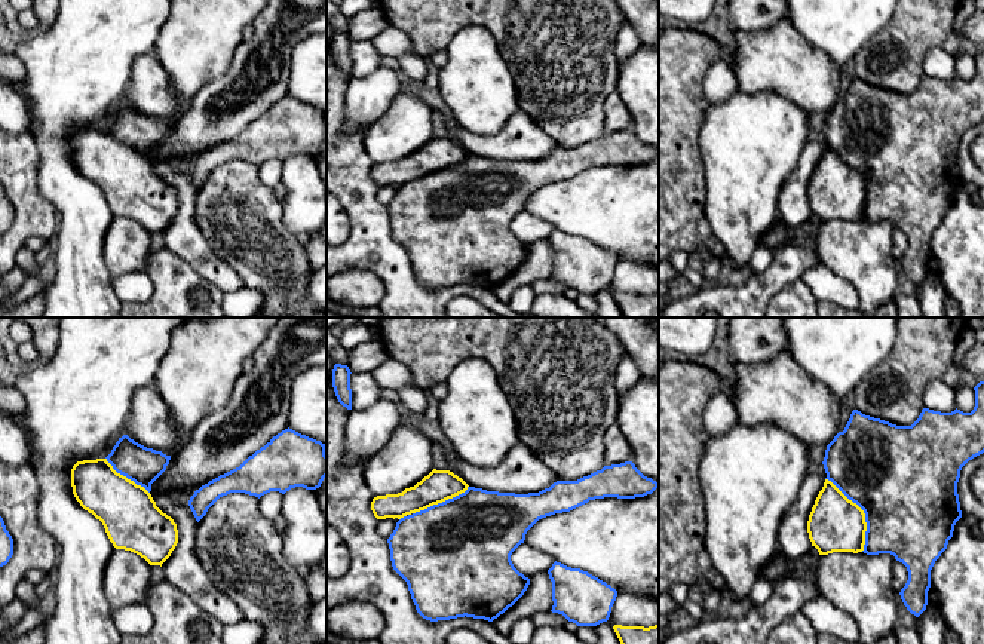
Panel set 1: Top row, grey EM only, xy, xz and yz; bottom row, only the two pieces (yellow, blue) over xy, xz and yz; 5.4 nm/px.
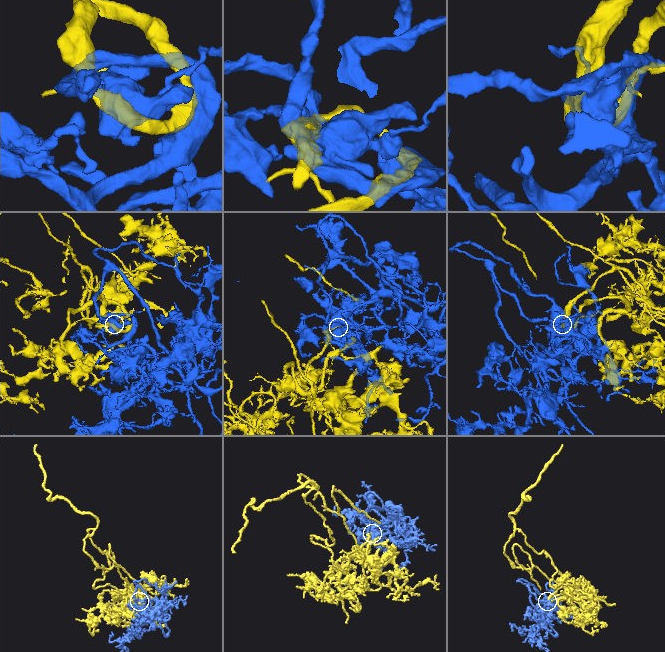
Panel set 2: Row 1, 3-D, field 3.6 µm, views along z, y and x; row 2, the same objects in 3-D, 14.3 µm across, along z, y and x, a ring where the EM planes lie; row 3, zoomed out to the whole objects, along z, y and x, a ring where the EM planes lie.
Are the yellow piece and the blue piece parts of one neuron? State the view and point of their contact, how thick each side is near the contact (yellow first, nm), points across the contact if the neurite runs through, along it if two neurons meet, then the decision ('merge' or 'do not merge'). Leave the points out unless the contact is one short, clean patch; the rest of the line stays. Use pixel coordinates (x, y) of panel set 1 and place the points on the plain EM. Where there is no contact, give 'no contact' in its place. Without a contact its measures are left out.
meets yellow in yz at (863, 180); 300 nm thick on the yellow side, 480 nm on the other; merge

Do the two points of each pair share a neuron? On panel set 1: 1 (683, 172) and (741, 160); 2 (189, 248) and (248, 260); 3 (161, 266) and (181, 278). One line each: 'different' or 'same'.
1: different
2: different
3: same

